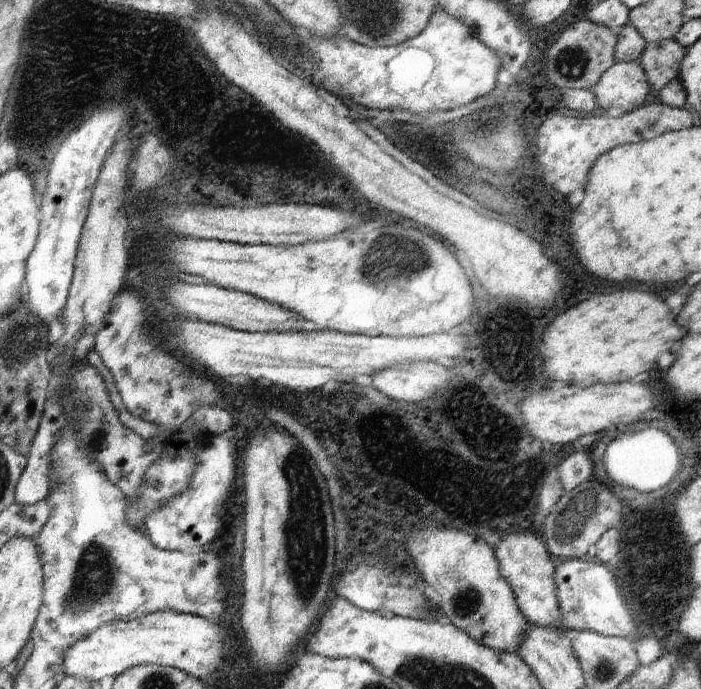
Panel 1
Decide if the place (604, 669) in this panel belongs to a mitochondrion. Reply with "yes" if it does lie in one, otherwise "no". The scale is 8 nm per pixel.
yes

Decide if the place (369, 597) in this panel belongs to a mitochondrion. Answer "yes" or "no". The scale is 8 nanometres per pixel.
no

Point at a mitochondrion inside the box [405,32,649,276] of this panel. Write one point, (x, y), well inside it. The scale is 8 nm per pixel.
(576, 64)

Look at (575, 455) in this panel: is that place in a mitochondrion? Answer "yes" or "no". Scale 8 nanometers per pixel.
no

